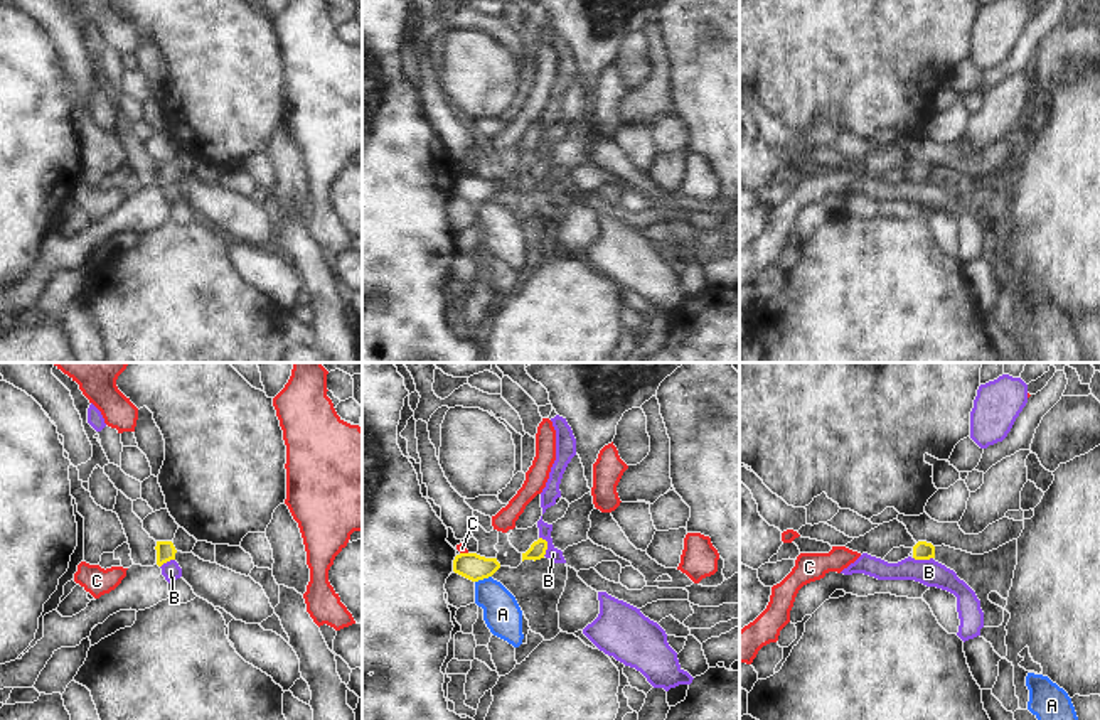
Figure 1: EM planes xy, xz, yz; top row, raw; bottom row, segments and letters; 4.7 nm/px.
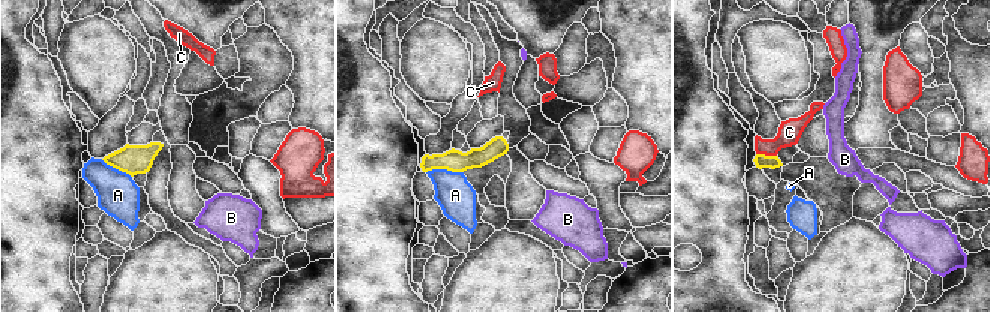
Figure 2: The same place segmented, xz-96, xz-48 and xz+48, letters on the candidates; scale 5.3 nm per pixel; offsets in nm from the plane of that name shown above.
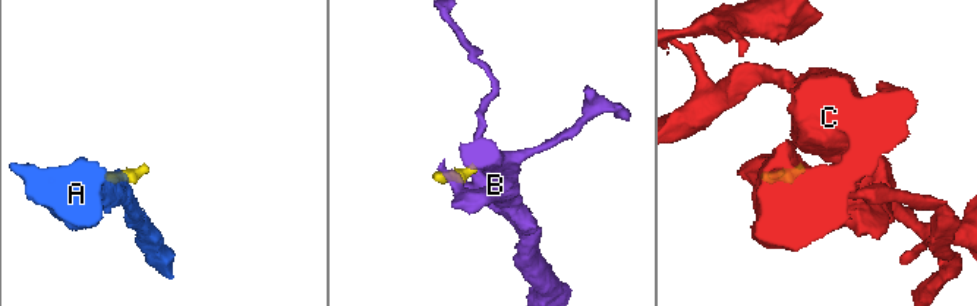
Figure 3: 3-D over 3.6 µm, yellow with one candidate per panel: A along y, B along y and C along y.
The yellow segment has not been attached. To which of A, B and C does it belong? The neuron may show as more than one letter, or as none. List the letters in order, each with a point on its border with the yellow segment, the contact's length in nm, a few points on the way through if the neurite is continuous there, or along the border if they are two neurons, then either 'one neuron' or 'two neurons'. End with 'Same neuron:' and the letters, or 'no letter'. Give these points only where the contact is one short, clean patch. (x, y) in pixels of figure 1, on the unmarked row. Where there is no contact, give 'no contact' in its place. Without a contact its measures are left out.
A: contact xz (482, 201); length 90 nm; border xz (491, 198), (475, 204); two neurons
B: contact xz (546, 167); length 100 nm; border xz (539, 159), (546, 164), (543, 177); two neurons
C: contact xz (464, 176); length 40 nm; border xz (460, 174), (467, 176); two neurons
Same neuron: no letter

